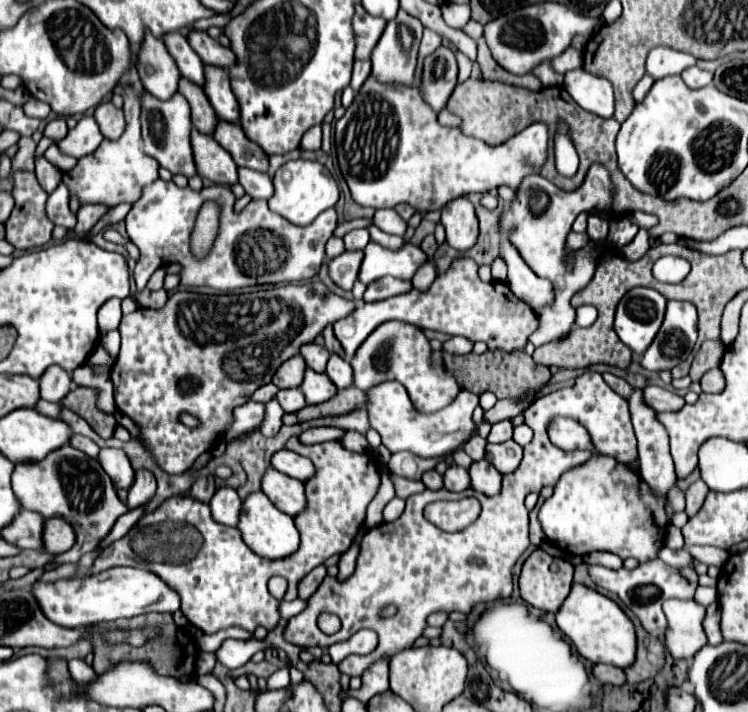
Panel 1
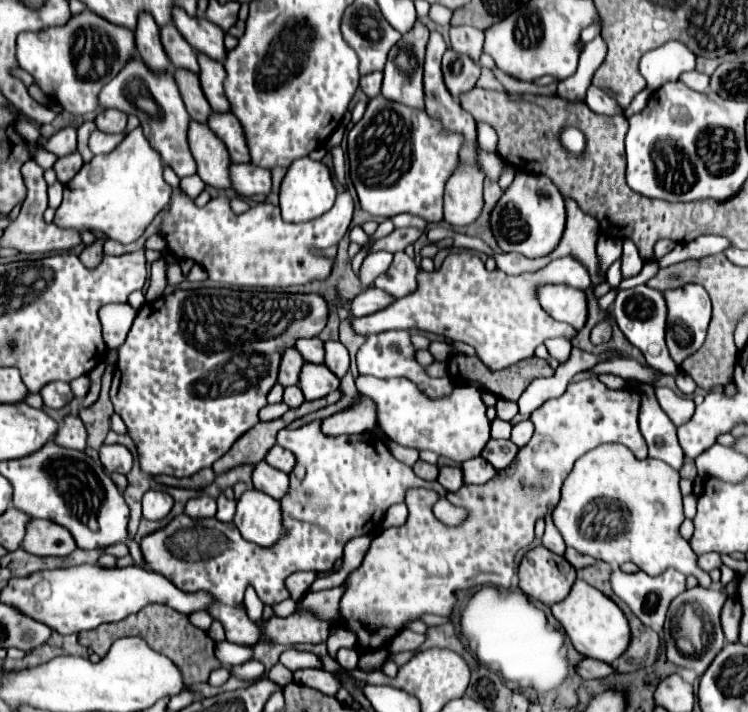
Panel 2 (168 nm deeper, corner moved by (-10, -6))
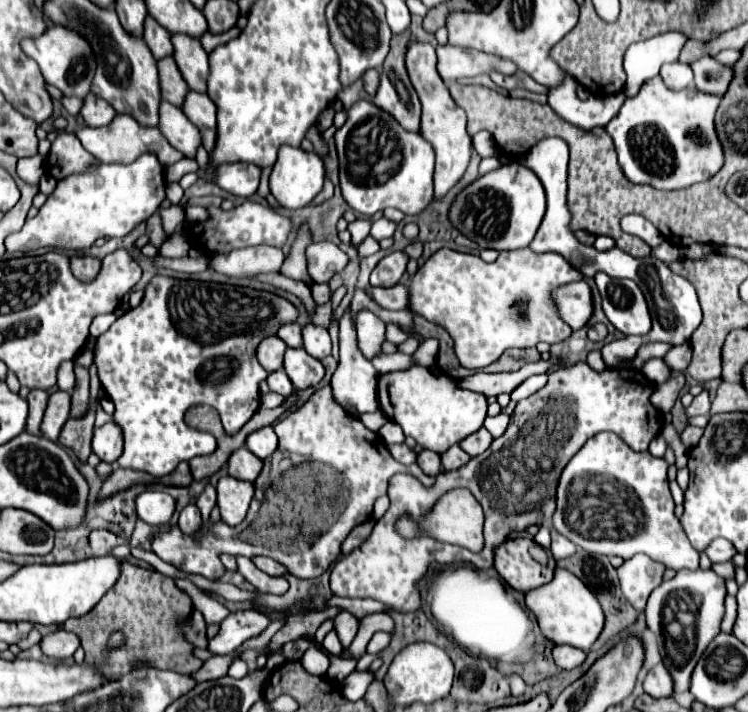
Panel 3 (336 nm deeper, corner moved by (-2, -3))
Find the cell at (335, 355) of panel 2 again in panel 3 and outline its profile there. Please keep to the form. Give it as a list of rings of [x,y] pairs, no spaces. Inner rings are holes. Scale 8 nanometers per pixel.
[[[307,323],[303,329],[303,349],[307,349],[309,355],[315,359],[323,359],[331,353],[331,337],[325,327]]]

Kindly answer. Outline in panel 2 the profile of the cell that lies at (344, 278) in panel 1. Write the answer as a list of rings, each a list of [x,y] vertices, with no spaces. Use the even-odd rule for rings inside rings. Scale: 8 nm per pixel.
[[[395,228],[389,236],[383,236],[383,238],[373,240],[371,246],[369,246],[369,254],[371,254],[371,252],[379,252],[379,250],[385,250],[385,252],[405,250],[405,248],[407,248],[409,244],[413,244],[421,234],[423,234],[423,230],[419,230],[419,228]]]

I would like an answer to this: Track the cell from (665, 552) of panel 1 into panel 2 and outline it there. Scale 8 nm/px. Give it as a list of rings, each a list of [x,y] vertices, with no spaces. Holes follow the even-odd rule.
[[[709,552],[709,554],[701,554],[701,556],[697,558],[697,562],[699,562],[699,568],[701,568],[701,570],[711,572],[711,570],[715,570],[715,568],[721,566],[721,556],[719,556],[717,552]]]

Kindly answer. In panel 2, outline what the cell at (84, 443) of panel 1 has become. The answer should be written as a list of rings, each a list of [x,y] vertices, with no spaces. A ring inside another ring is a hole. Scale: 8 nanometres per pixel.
[[[67,416],[65,422],[59,426],[55,444],[83,452],[87,448],[87,430],[85,430],[83,422],[77,416]]]

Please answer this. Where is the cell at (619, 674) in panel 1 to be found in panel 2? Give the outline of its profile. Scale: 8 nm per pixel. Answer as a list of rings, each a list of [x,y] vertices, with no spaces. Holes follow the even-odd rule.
[[[585,658],[579,666],[577,666],[577,672],[583,680],[593,680],[593,678],[605,678],[609,674],[613,674],[613,668],[605,662],[599,662],[599,660],[591,660],[591,658]]]

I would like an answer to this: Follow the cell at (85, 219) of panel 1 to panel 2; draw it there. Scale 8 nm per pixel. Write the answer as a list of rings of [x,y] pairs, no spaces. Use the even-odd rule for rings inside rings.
[[[97,238],[93,244],[85,246],[85,250],[79,254],[81,262],[87,268],[95,268],[101,262],[101,258],[103,258],[103,244],[105,244],[105,240],[103,238]]]

